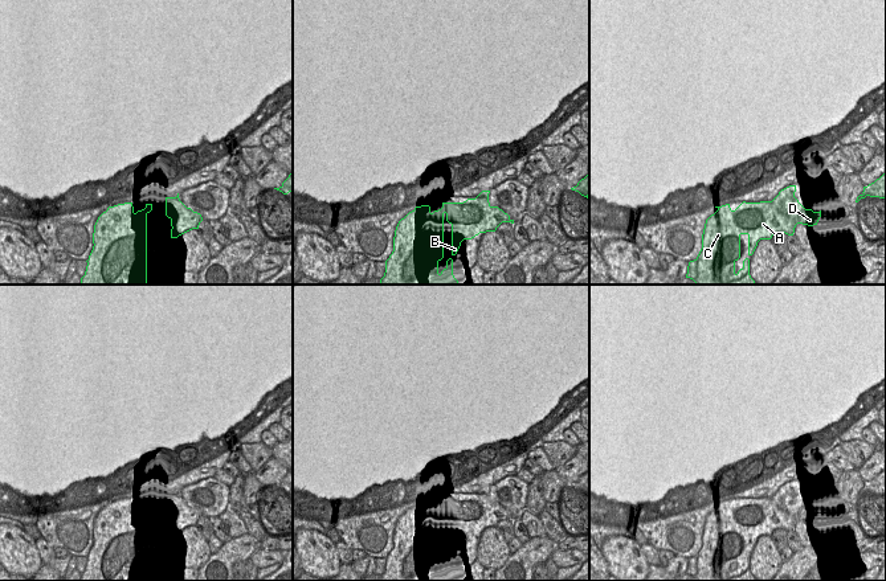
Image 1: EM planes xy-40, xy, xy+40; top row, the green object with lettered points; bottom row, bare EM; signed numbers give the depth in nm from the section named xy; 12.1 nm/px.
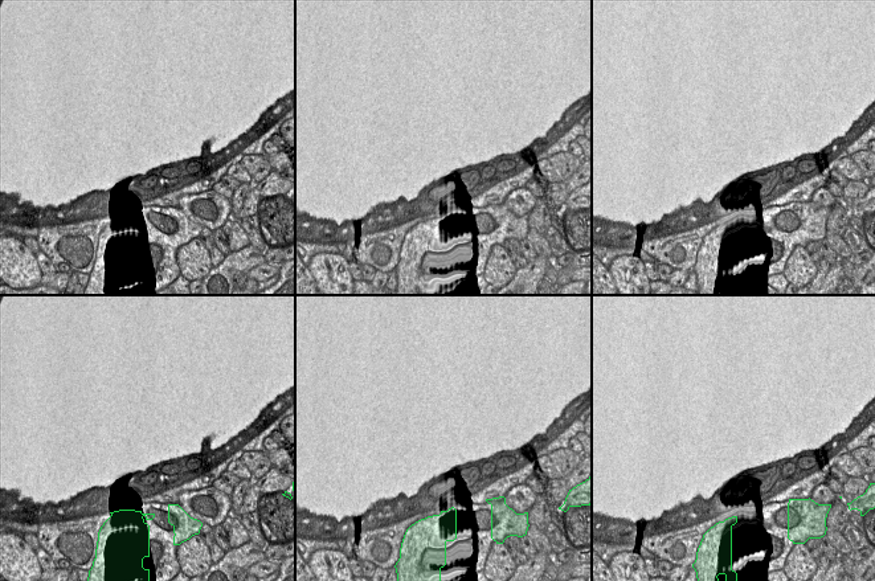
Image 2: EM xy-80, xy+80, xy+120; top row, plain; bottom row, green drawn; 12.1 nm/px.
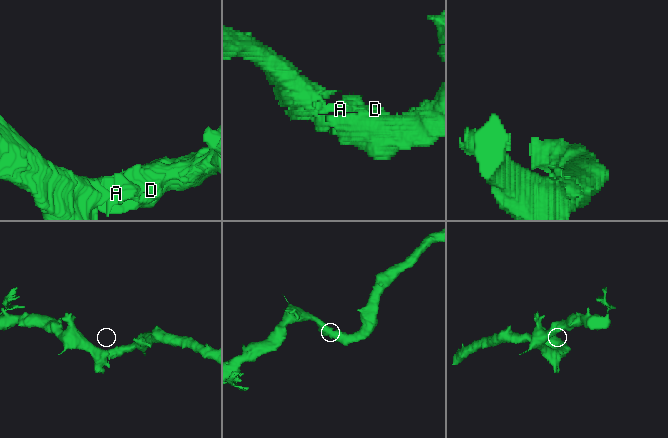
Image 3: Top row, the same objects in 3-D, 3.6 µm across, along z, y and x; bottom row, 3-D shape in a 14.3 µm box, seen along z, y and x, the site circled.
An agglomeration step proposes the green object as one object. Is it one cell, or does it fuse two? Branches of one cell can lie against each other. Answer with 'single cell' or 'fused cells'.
single cell

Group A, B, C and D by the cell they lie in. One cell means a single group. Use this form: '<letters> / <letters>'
A B C D

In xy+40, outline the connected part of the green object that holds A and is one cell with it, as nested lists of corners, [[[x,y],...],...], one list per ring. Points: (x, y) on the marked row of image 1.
[[[789,185],[779,192],[772,201],[746,202],[735,210],[730,204],[715,206],[718,210],[705,224],[702,249],[694,261],[689,262],[686,278],[697,285],[755,285],[750,275],[750,259],[743,261],[743,267],[736,273],[735,262],[740,258],[740,236],[748,236],[748,255],[752,255],[760,240],[771,240],[775,233],[793,236],[797,224],[817,225],[821,210],[805,209],[795,197],[796,185]]]

